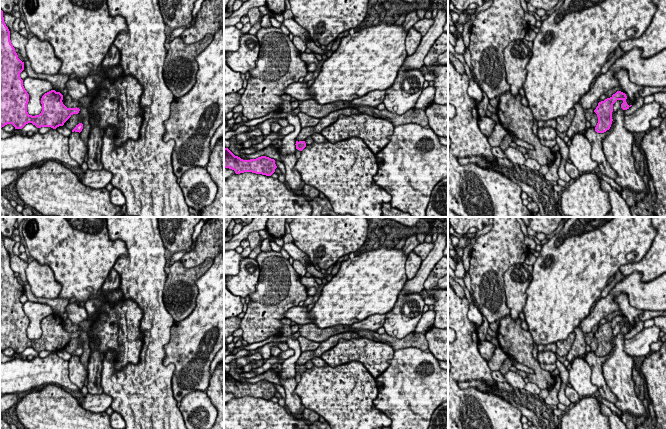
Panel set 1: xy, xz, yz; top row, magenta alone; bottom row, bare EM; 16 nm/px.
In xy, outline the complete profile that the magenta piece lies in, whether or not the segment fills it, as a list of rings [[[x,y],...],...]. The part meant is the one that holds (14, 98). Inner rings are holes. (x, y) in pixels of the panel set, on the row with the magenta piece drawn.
[[[0,9],[0,128],[12,124],[15,129],[22,129],[26,124],[32,123],[37,128],[56,129],[63,126],[73,114],[79,113],[79,108],[67,108],[63,104],[63,95],[60,92],[51,90],[41,98],[41,113],[29,115],[29,94],[20,77],[23,70],[24,62],[18,58],[11,44],[10,31]]]

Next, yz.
[[[617,91],[610,98],[605,99],[598,103],[598,106],[594,110],[598,117],[598,123],[595,127],[595,131],[597,133],[604,133],[610,129],[612,124],[612,112],[613,112],[613,104],[617,100],[622,100],[621,108],[623,110],[629,109],[632,105],[628,105],[626,102],[627,96],[625,93],[621,91]]]

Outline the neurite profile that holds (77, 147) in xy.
[[[71,132],[69,138],[69,154],[73,160],[75,160],[80,166],[84,162],[86,153],[88,152],[88,146],[84,140],[80,137],[79,132]]]

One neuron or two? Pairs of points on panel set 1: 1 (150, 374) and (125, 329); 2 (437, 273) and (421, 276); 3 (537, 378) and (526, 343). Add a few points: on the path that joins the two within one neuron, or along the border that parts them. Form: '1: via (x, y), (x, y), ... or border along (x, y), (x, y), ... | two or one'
1: border along (139, 330), (140, 359), (121, 369) | two
2: border along (437, 261), (423, 288) | two
3: via (537, 369), (526, 357), (526, 352) | one

